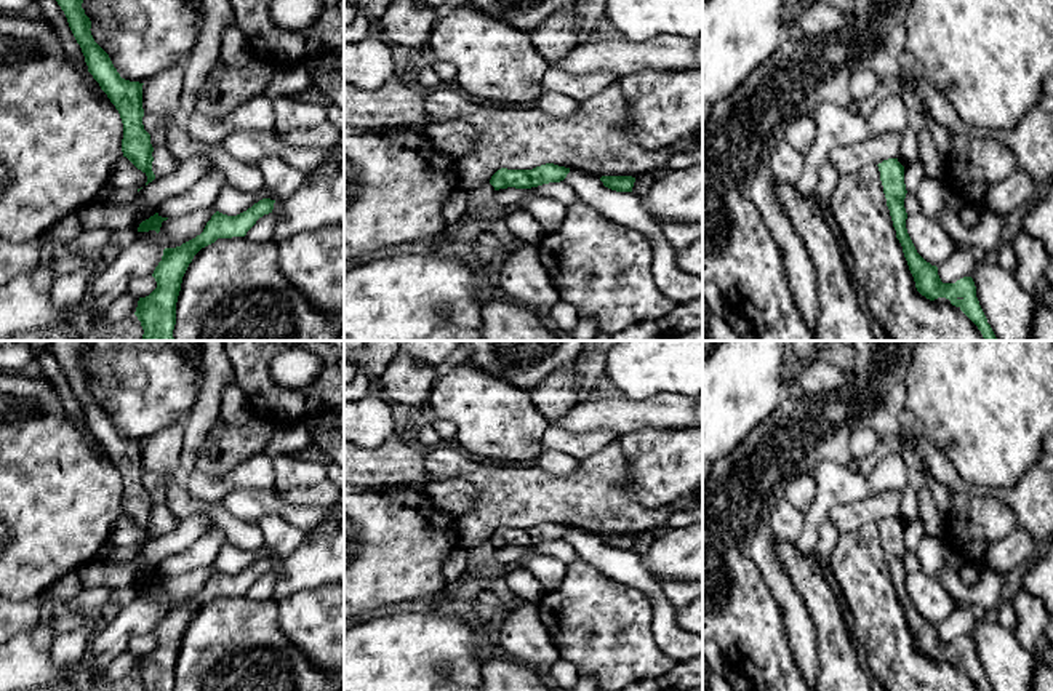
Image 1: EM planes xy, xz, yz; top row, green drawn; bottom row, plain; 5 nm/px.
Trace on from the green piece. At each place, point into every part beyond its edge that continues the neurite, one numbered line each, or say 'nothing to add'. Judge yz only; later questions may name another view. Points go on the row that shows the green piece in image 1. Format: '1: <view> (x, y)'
nothing to add

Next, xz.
nothing to add

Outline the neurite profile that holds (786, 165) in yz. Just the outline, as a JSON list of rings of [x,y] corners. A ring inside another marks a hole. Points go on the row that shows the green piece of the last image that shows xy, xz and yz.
[[[783,139],[770,158],[770,173],[776,182],[795,186],[803,173],[803,163],[805,155]]]

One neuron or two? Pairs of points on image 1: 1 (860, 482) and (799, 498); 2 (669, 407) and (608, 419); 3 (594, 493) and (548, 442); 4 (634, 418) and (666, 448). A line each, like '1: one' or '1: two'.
1: two
2: one
3: two
4: two

